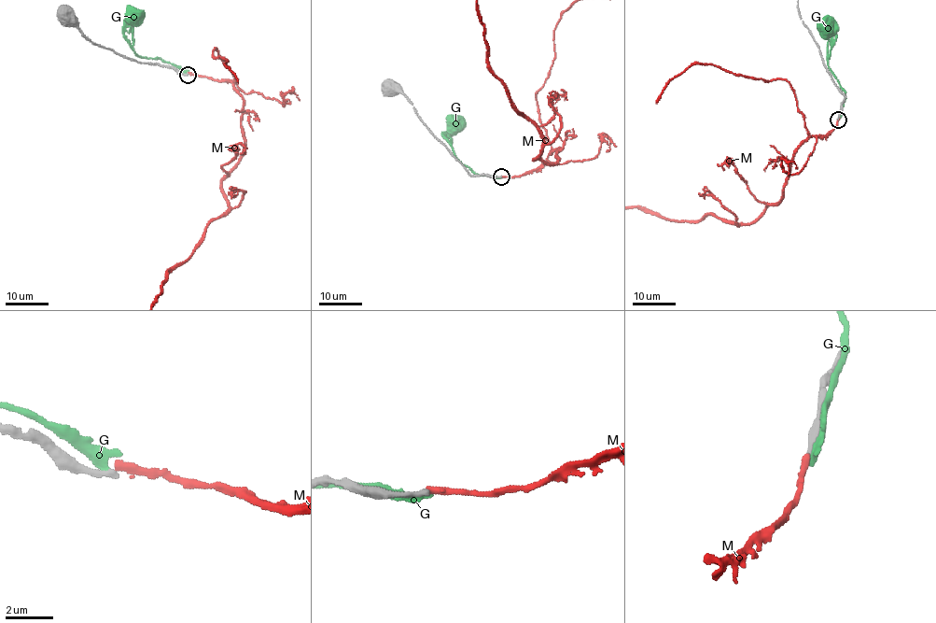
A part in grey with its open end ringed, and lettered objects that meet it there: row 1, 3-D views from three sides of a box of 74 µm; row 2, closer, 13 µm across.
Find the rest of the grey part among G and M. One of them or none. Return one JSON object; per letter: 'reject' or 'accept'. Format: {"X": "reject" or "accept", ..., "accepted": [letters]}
{"G": "reject", "M": "reject", "accepted": []}

